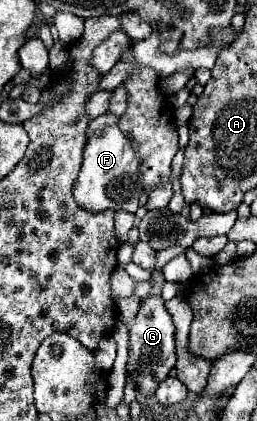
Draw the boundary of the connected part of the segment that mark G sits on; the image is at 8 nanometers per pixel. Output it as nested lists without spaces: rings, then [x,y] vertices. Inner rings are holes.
[[[151,296],[141,300],[139,314],[135,316],[129,330],[129,372],[135,380],[135,388],[143,394],[153,394],[161,380],[169,376],[175,368],[175,342],[173,342],[173,320],[165,310],[161,296]]]

